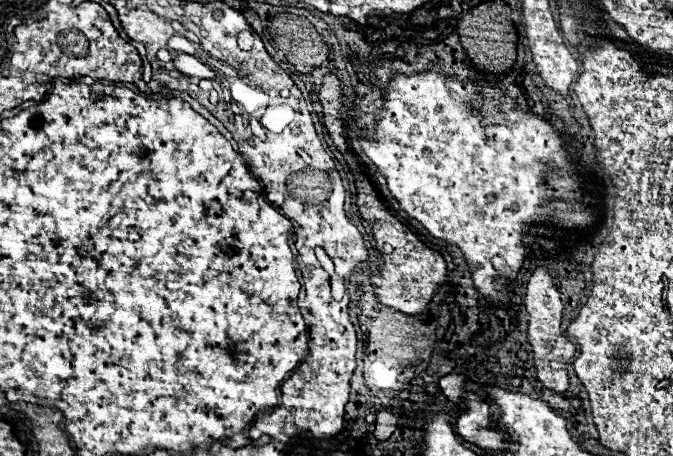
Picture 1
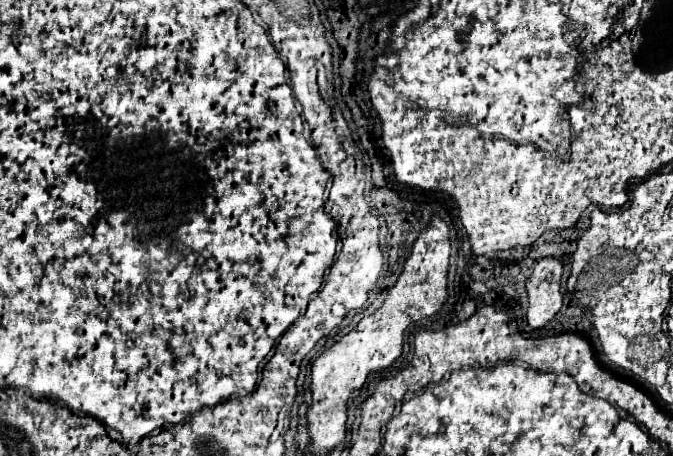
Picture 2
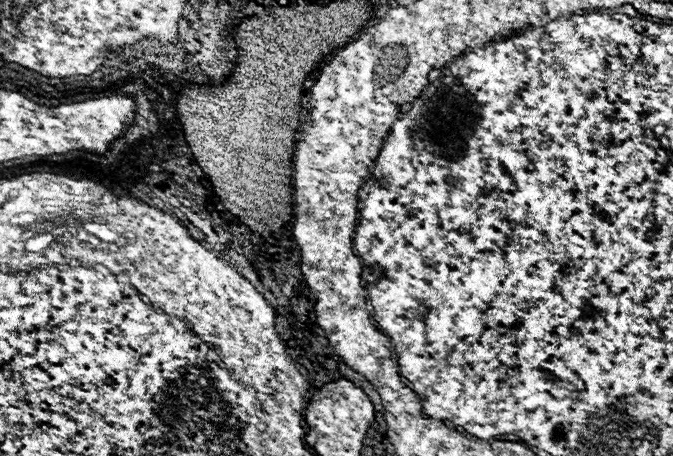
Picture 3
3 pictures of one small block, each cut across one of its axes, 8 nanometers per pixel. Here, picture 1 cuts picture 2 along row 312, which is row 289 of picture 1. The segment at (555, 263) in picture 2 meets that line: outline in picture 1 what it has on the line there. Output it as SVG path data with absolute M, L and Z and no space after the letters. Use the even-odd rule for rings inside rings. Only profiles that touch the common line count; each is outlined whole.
M538 268L532 278L528 280L528 290L526 290L526 310L530 316L528 322L528 340L534 348L534 364L536 364L536 378L542 382L542 386L548 386L550 390L556 390L558 394L568 392L568 374L566 366L570 358L576 352L576 346L568 342L562 334L560 328L560 318L562 318L562 300L556 284L550 280L550 274L546 268Z

